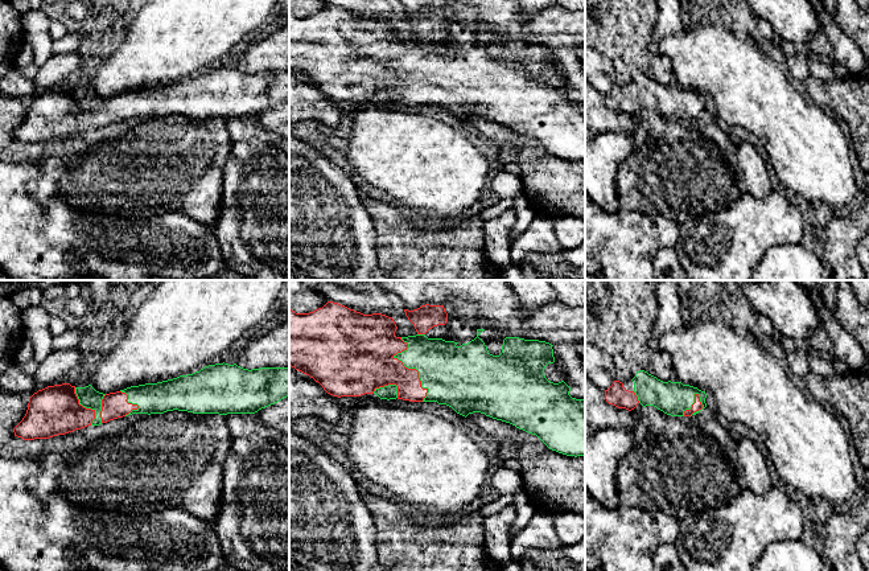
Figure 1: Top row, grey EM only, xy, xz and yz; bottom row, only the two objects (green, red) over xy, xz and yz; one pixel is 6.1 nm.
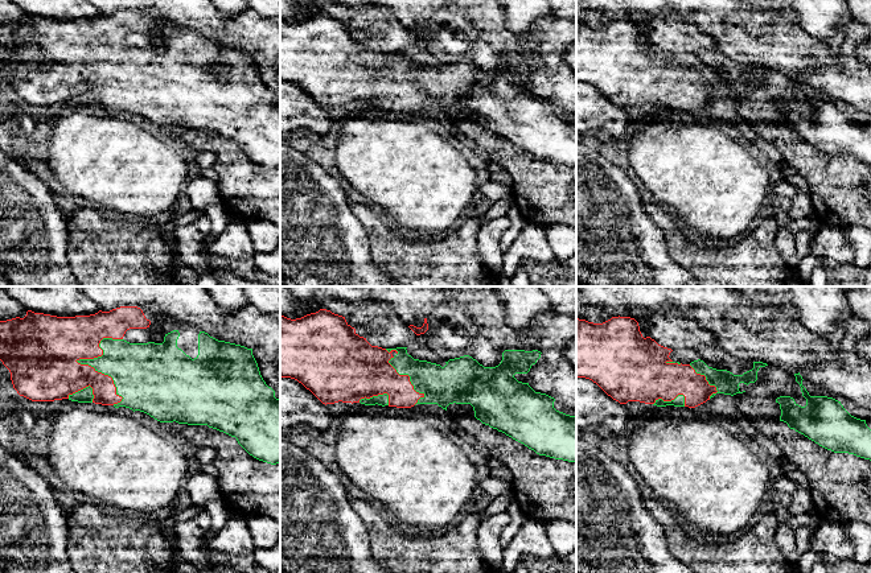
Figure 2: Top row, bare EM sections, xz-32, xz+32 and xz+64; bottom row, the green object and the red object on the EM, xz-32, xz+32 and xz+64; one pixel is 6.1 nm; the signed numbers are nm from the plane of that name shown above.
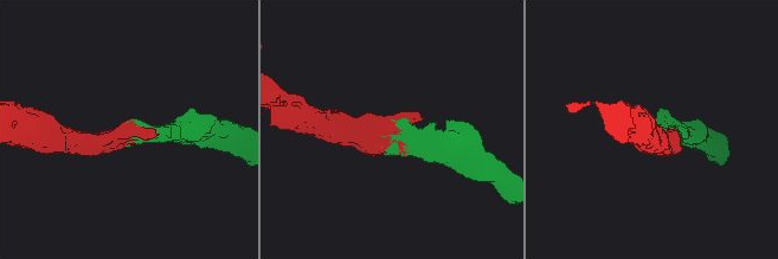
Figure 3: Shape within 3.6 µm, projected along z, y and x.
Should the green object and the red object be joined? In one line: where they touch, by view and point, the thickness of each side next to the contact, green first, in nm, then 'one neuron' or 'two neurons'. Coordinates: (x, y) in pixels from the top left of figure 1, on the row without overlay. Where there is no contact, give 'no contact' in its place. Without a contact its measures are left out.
contact xz (411, 72); calibres 340 and 300 nm; one neuron

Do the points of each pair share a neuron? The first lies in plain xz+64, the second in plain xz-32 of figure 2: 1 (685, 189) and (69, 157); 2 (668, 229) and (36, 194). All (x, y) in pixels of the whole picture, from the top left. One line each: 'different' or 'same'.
1: same
2: different

